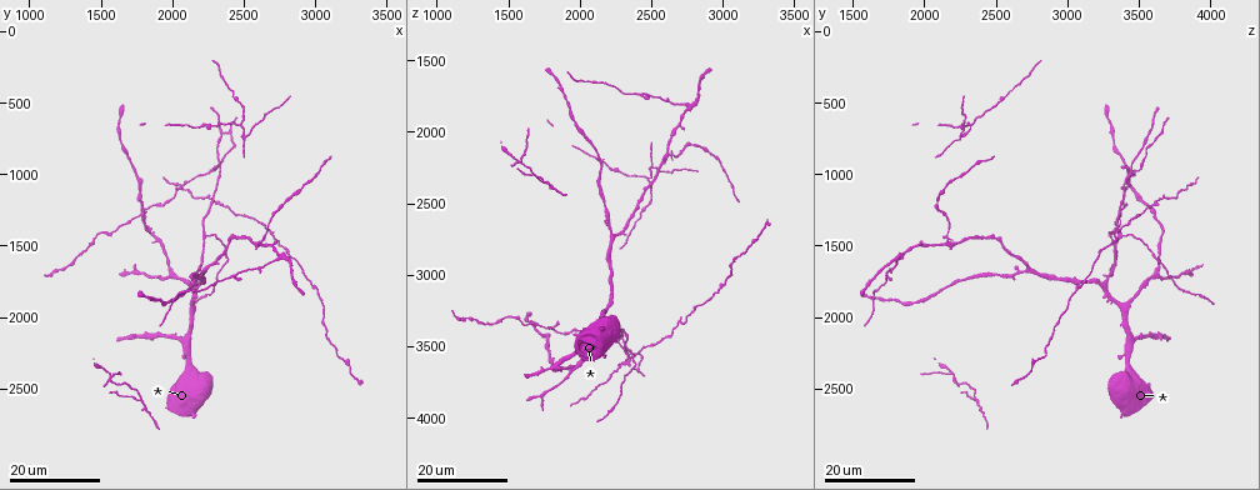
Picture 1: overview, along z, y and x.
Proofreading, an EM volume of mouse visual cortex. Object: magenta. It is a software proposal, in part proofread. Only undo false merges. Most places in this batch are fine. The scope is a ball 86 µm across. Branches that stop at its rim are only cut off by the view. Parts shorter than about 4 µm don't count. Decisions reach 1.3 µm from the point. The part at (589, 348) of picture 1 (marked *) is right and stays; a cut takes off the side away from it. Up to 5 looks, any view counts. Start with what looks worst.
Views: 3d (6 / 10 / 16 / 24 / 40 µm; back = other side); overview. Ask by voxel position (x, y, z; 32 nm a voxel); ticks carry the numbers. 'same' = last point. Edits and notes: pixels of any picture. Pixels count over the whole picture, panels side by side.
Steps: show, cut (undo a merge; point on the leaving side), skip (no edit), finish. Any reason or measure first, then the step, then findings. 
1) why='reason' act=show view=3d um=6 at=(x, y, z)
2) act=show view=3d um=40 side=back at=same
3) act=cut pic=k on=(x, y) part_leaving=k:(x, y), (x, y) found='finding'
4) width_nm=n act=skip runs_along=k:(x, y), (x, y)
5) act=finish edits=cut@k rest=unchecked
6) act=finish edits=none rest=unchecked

why='four-way junction' act=show view=3d um=16 at=(2600, 1460, 2160)

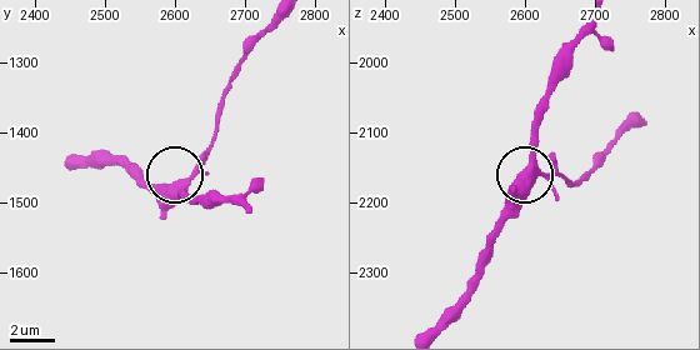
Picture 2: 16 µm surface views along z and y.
act=show view=3d um=6 at=(2625, 1465, 2160)

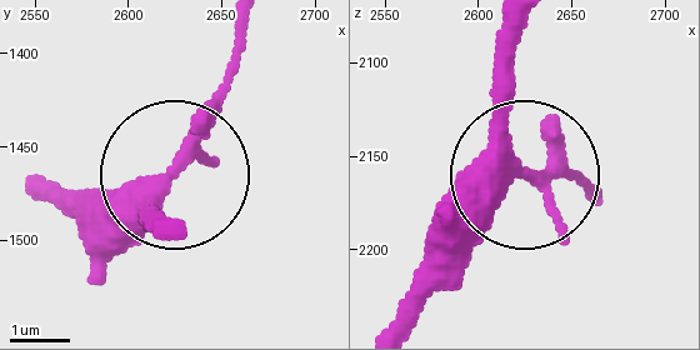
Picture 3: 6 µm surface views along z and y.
arms=4 act=skip runs_along=3:(386, 328), (525, 174), (500, 119), (500, 29) found='continuous, no second neuron'

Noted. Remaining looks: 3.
why='side arm on a straight run' act=show view=3d um=16 at=(2340, 980, 3440)

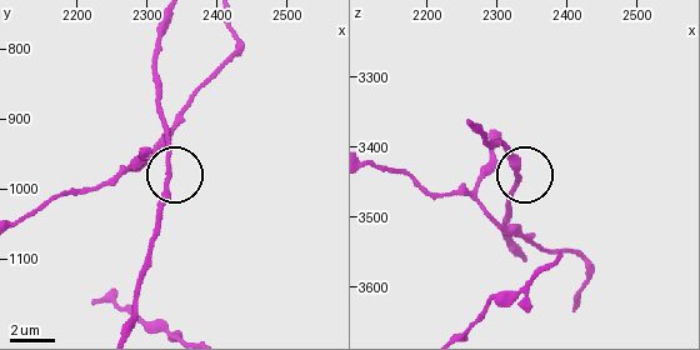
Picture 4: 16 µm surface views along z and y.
act=show view=3d um=6 at=(2330, 980, 3445)

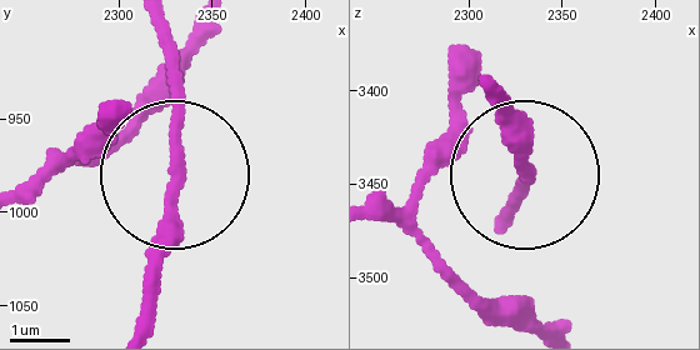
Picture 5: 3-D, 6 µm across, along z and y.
width_nm=180 act=skip runs_along=5:(139, 316), (179, 168), (164, 23) found='continuous, no second neuron'

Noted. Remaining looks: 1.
act=finish edits=none rest=unchecked

